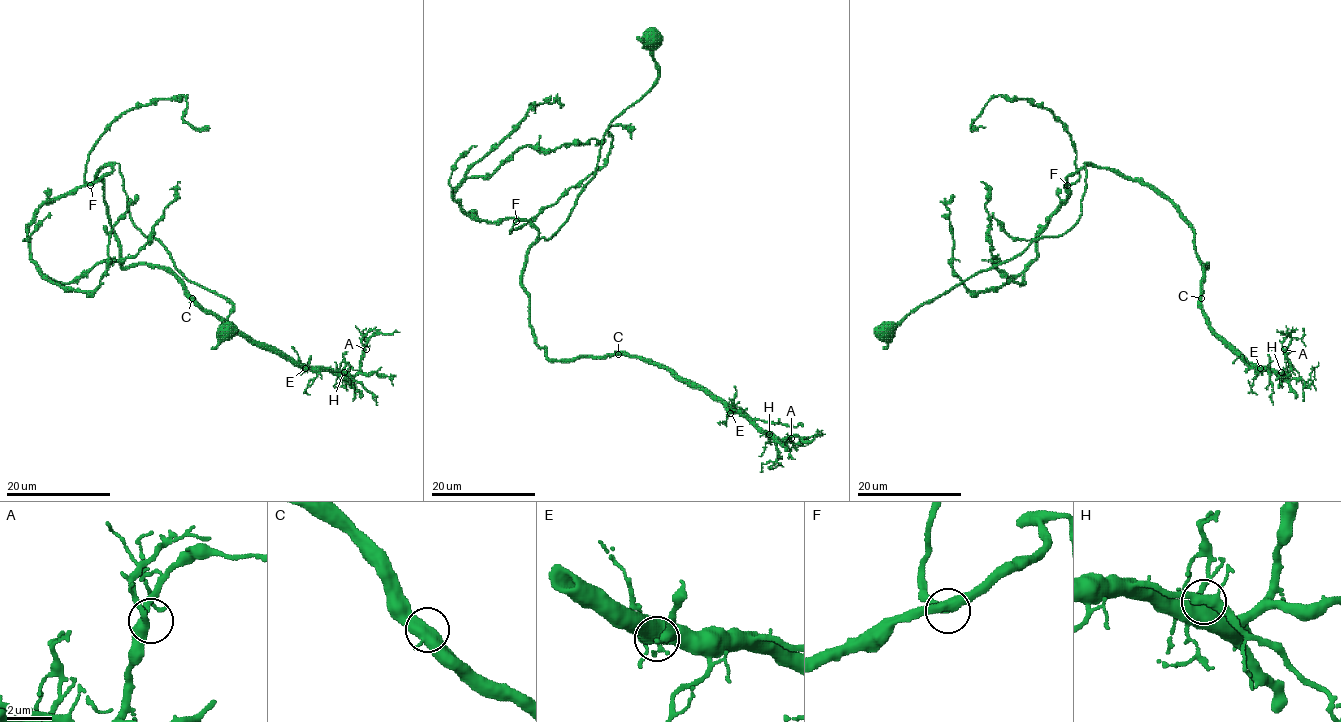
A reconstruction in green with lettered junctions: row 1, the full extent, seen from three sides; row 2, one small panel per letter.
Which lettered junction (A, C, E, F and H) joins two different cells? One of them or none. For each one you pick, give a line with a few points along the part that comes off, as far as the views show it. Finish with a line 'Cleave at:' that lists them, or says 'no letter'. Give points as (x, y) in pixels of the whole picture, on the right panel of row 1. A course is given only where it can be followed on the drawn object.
Cleave at: no letter

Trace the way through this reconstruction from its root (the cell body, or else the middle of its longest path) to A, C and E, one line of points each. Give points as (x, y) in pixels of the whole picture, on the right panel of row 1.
A: (882, 329), (1065, 233), (1092, 163), (1153, 185), (1193, 231), (1203, 313), (1244, 361), (1286, 375), (1284, 349)
C: (882, 329), (1034, 241), (1065, 233), (1082, 212), (1084, 163), (1151, 184), (1173, 205), (1206, 266), (1201, 298)
E: (882, 329), (1065, 233), (1092, 163), (1173, 205), (1206, 266), (1205, 319), (1260, 368)

